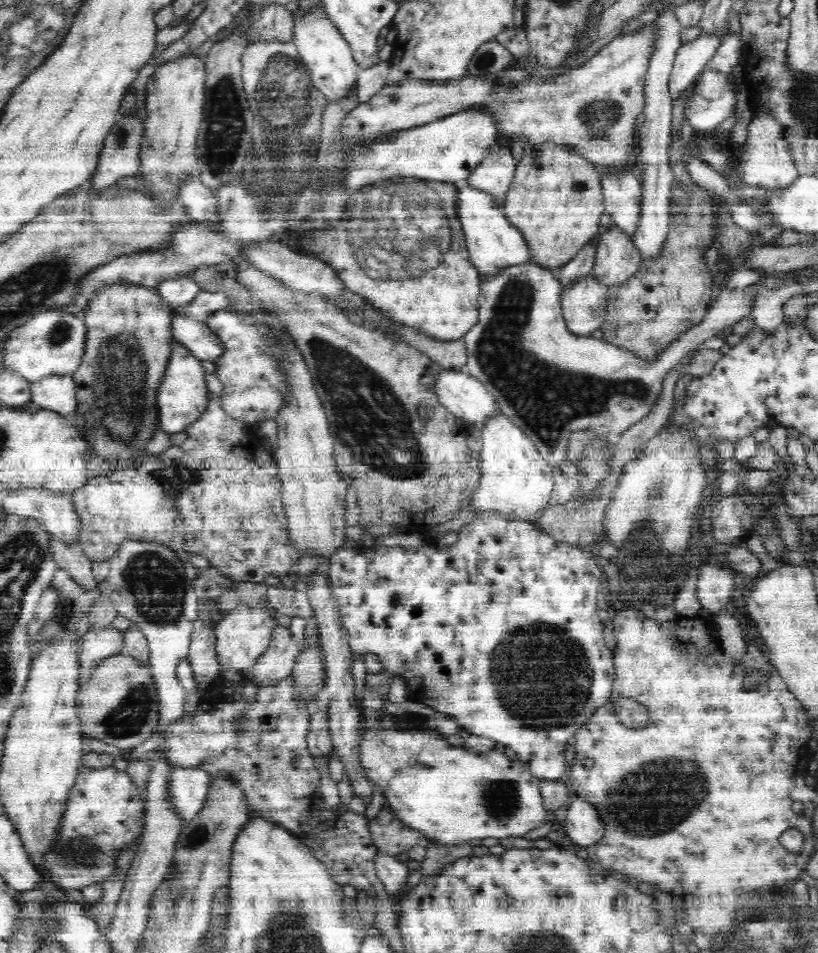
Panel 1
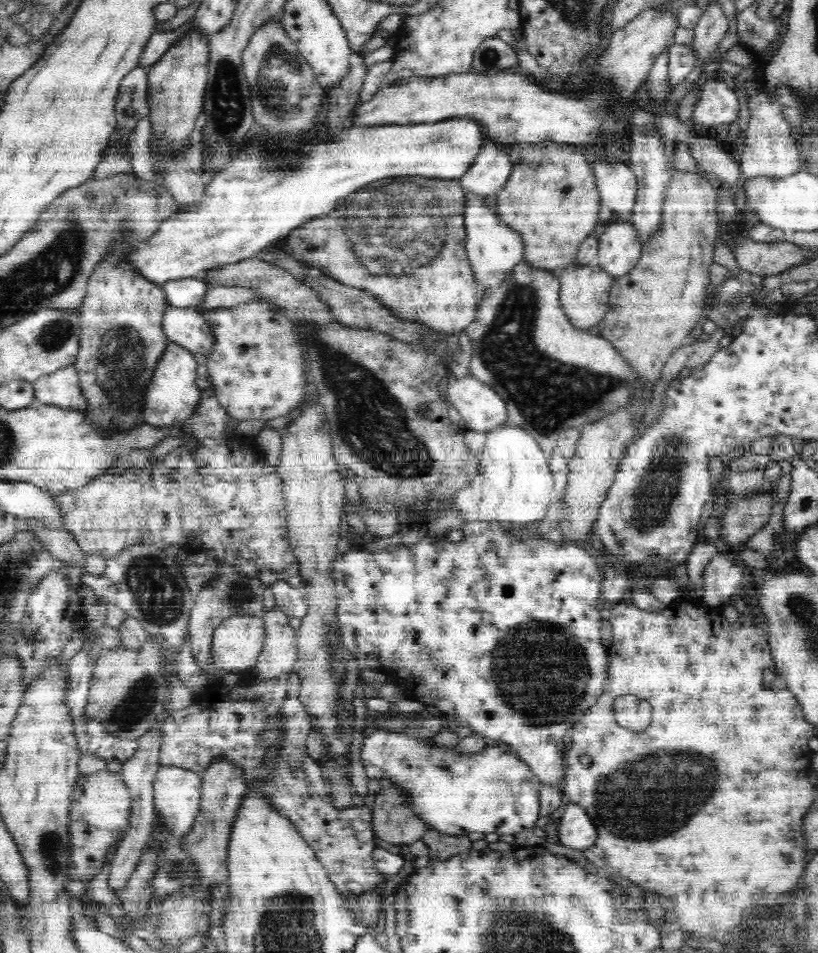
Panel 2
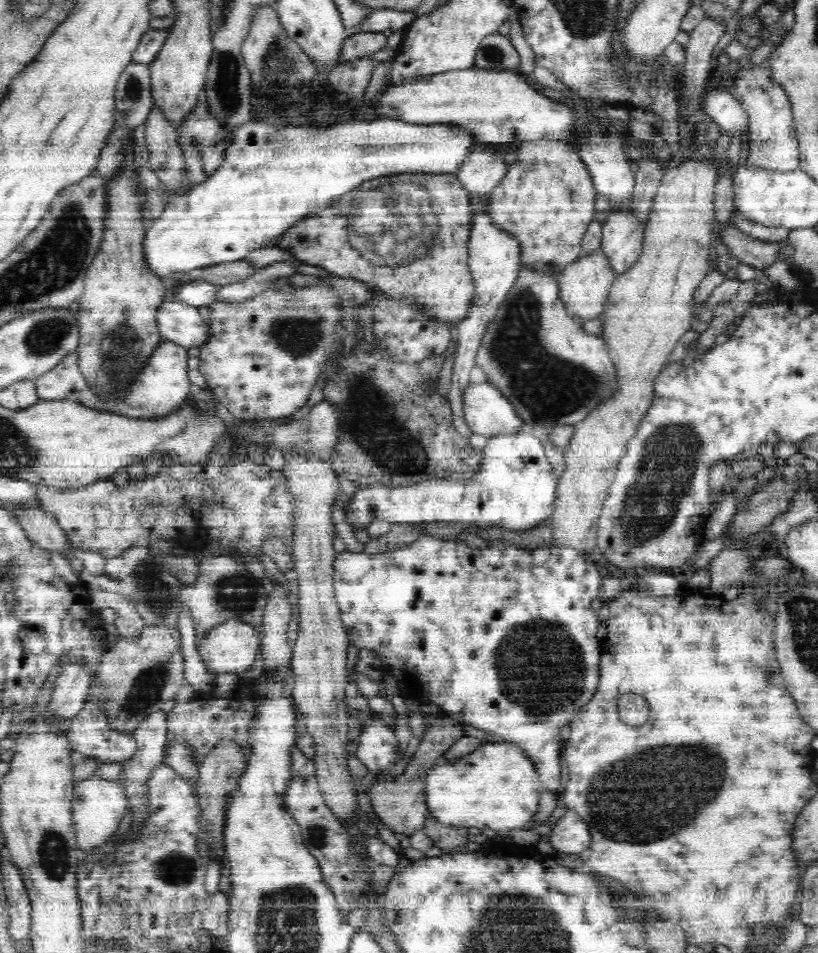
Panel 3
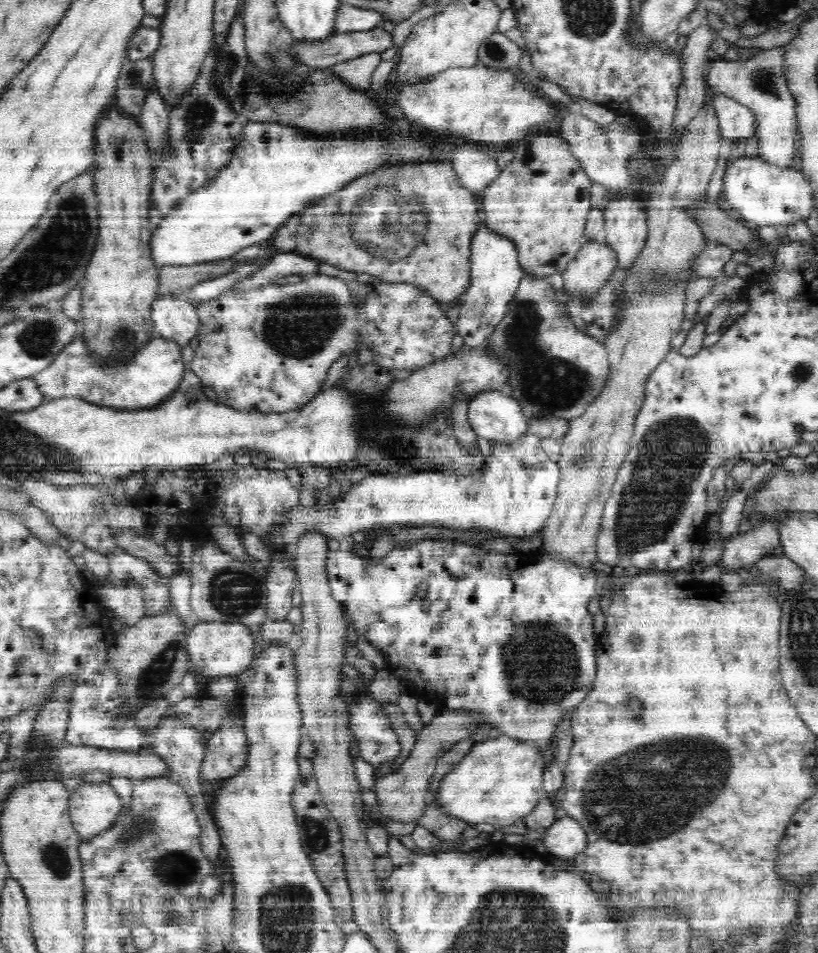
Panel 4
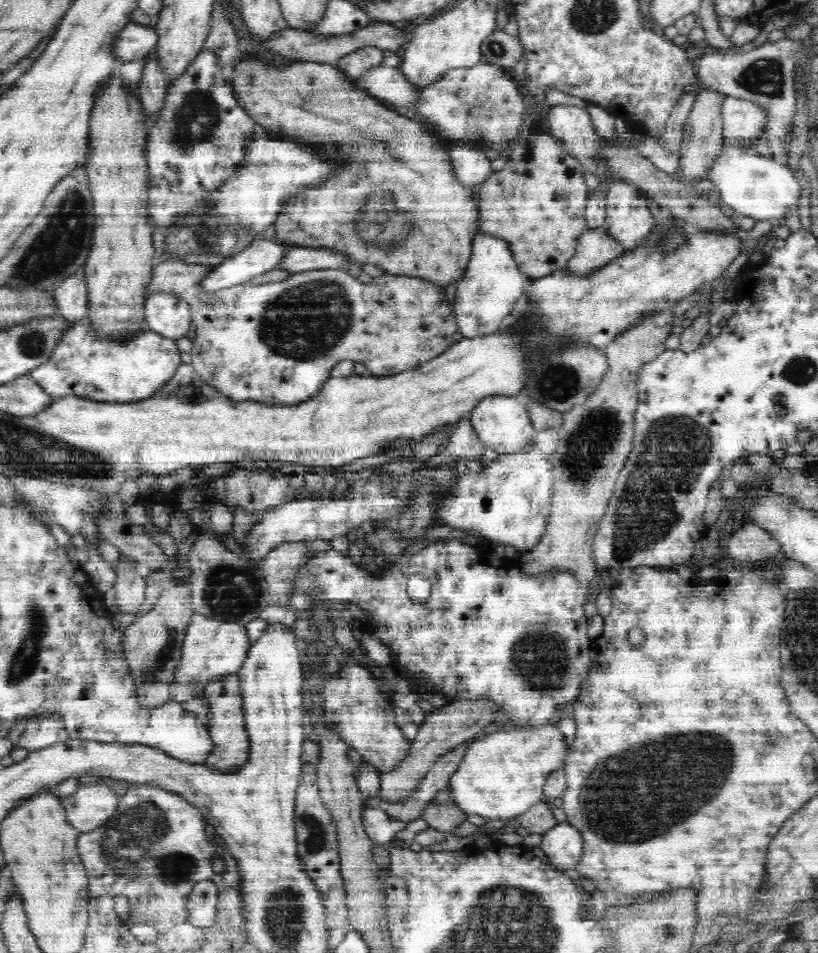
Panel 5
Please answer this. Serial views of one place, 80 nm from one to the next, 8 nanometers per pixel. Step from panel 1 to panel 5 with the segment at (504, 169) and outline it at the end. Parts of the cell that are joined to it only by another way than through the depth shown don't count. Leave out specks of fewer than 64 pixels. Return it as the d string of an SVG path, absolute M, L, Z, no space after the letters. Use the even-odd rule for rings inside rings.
M456 146L447 153L457 179L466 186L482 184L493 173L492 162L478 148Z

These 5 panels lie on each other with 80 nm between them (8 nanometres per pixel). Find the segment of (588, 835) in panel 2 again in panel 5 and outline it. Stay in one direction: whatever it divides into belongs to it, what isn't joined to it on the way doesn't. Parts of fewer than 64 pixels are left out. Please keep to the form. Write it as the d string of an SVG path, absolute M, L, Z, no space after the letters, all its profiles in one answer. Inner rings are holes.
M566 821L556 823L541 838L542 852L547 856L547 864L555 872L564 873L565 870L574 870L583 855L583 840L578 829Z

